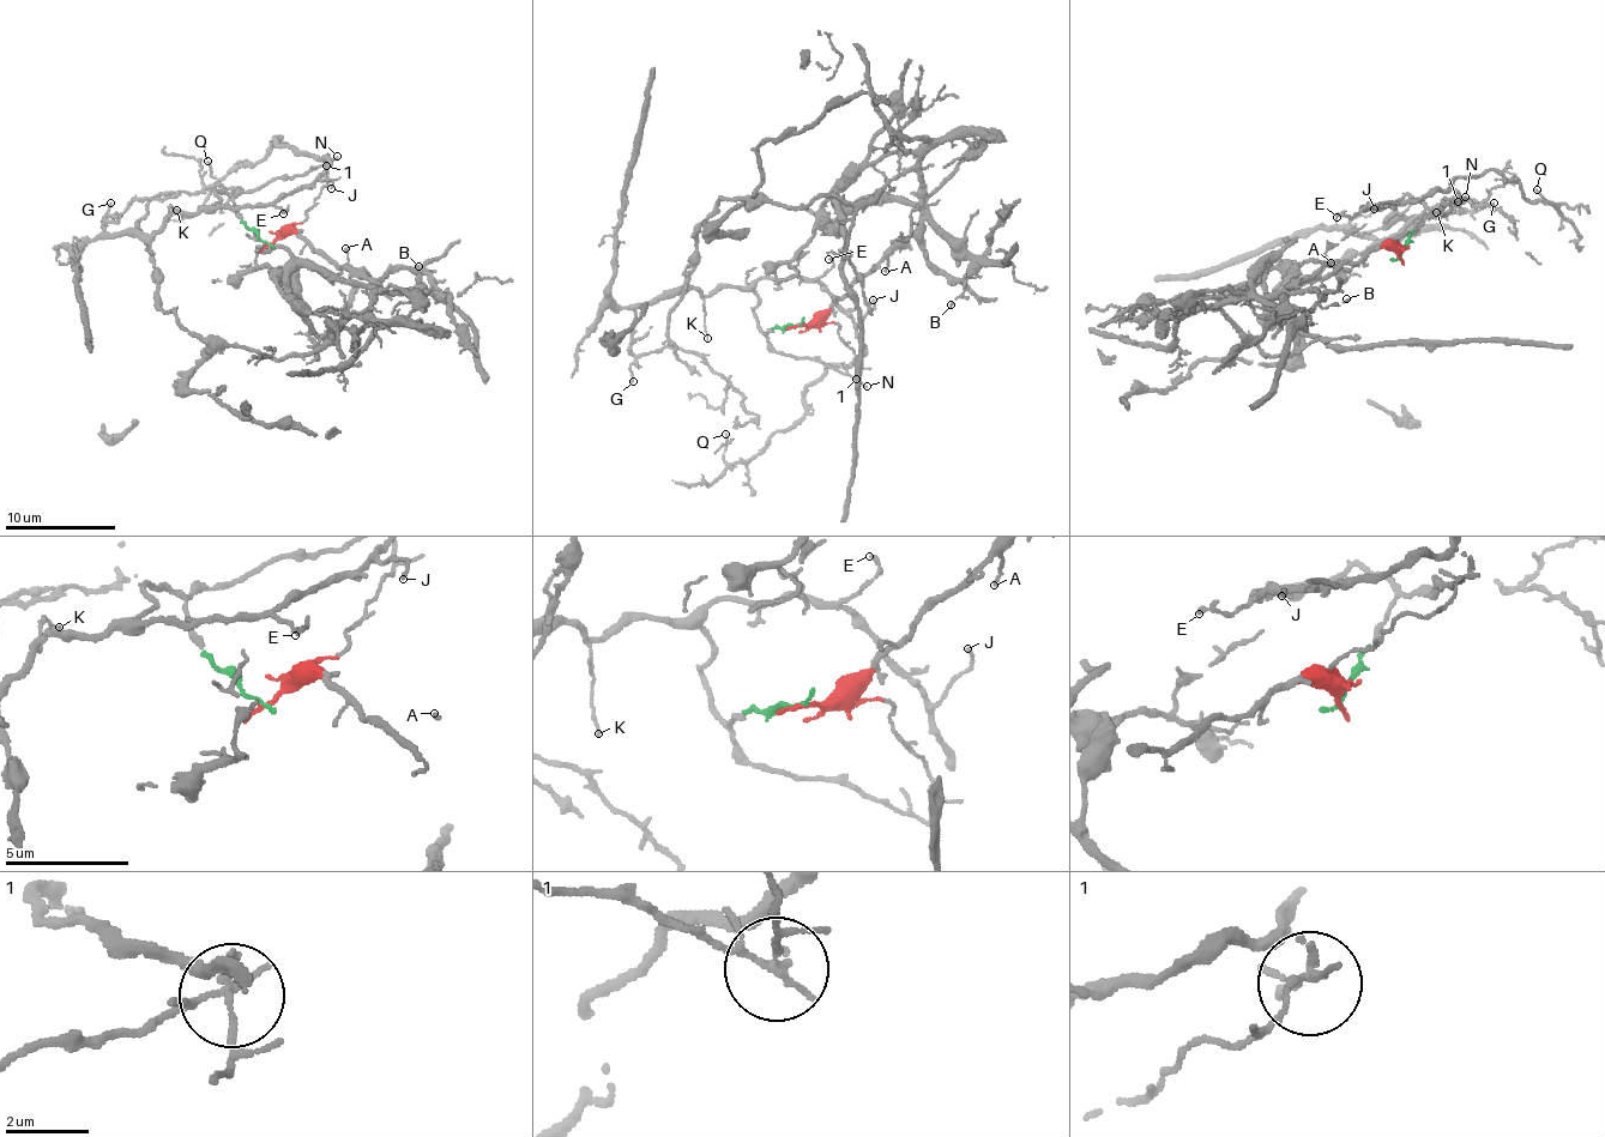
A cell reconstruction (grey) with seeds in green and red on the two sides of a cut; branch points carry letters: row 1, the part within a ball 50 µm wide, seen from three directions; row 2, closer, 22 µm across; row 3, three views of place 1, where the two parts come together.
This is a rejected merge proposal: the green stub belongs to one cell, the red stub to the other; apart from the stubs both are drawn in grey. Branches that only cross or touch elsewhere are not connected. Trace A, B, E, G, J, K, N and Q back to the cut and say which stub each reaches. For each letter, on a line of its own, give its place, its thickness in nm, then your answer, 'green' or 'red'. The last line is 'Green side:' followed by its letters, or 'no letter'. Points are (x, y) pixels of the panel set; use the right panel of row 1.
A: (1331, 262) | 130 nm | red
B: (1346, 298) | 90 nm | red
E: (1337, 217) | 170 nm | green
G: (1494, 203) | 120 nm | green
J: (1374, 209) | 130 nm | green
K: (1436, 212) | 120 nm | green
N: (1465, 197) | 110 nm | green
Q: (1537, 189) | 100 nm | green
Green side: E, G, J, K, N, Q

